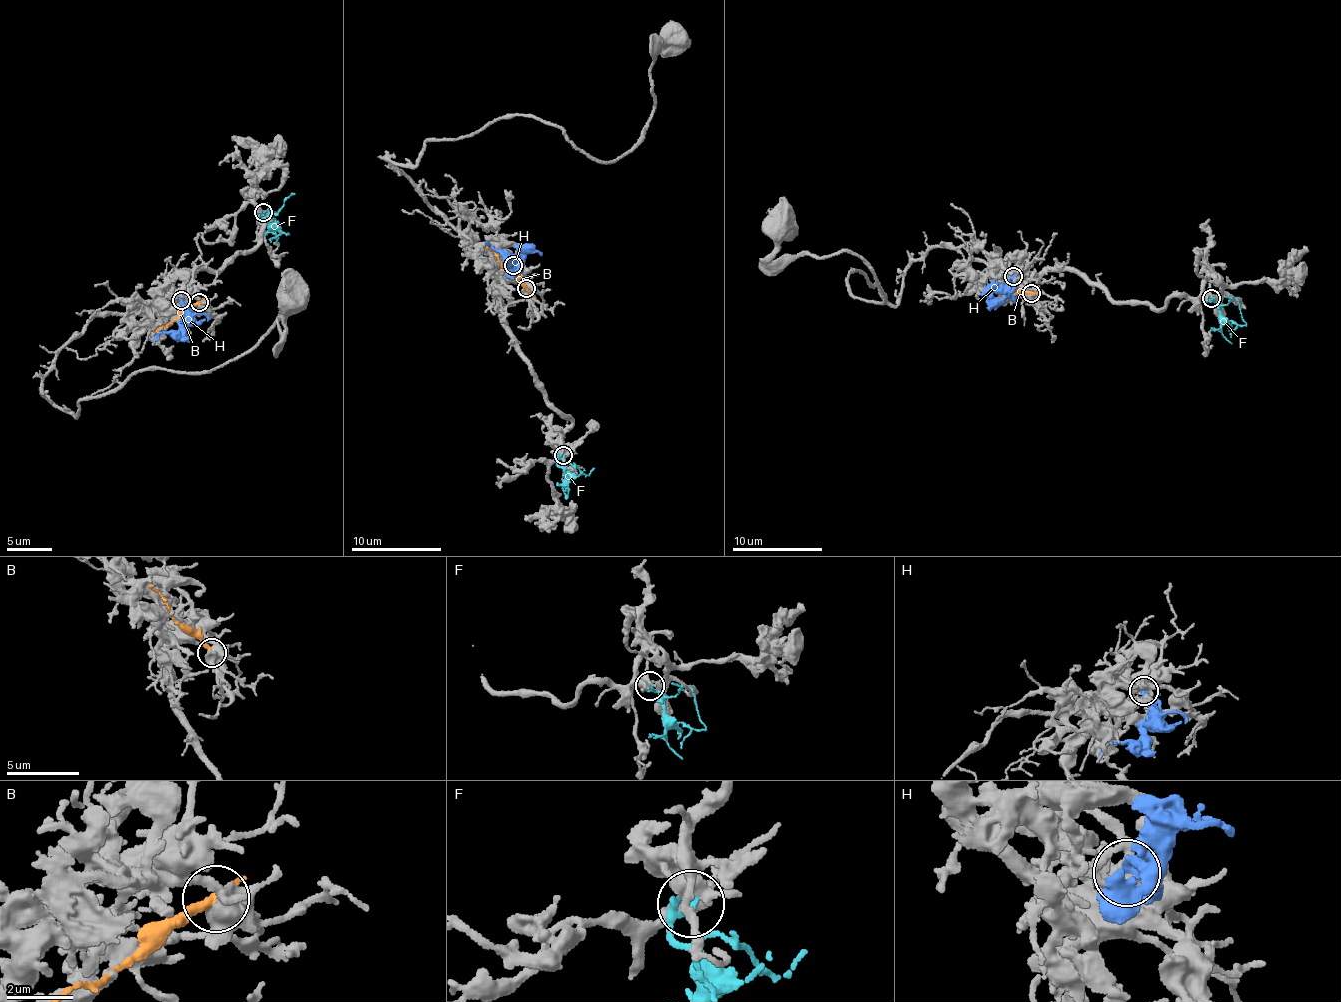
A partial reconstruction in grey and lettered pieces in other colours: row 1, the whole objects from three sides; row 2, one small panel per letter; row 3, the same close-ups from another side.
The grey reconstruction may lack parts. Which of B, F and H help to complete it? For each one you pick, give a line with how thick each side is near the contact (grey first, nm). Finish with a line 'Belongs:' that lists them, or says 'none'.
H: 400 nm thick on the grey side, 260 nm on the other
Belongs: H

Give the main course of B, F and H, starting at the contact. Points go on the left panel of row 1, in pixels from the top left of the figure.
B: (199, 302), (160, 327), (157, 334)
F: (262, 213), (259, 214), (272, 226), (276, 222), (266, 203)
H: (182, 301), (188, 317), (182, 326), (159, 334), (154, 342)

